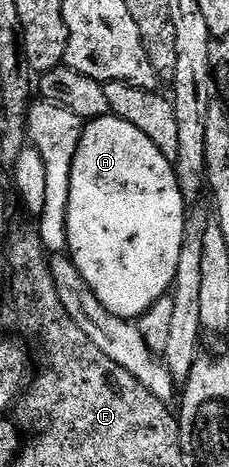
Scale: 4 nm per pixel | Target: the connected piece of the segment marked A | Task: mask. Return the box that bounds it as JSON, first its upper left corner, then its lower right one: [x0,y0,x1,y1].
[66,116,188,320]

